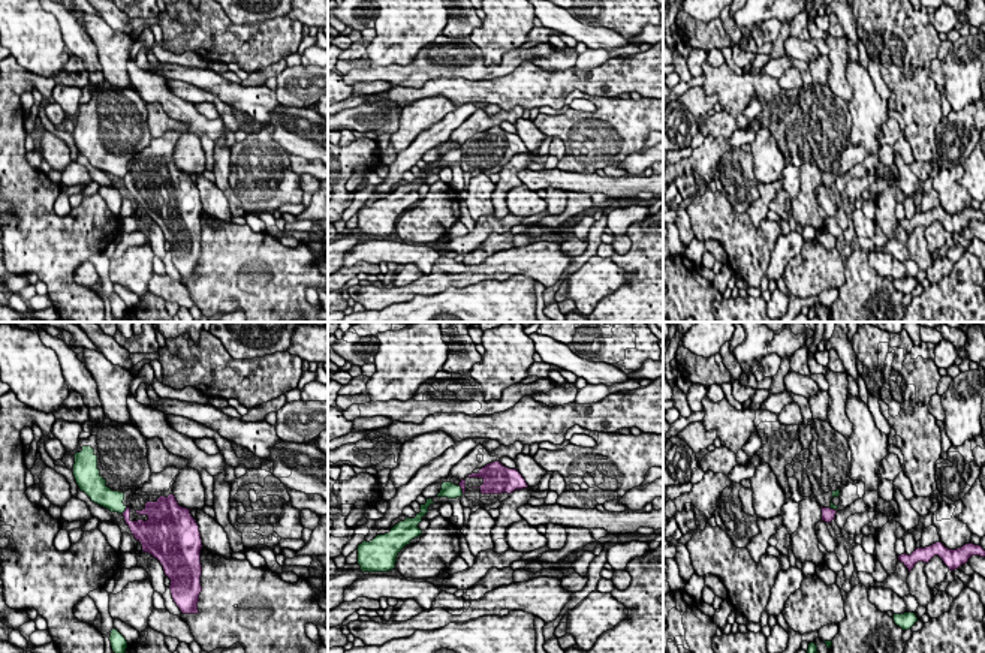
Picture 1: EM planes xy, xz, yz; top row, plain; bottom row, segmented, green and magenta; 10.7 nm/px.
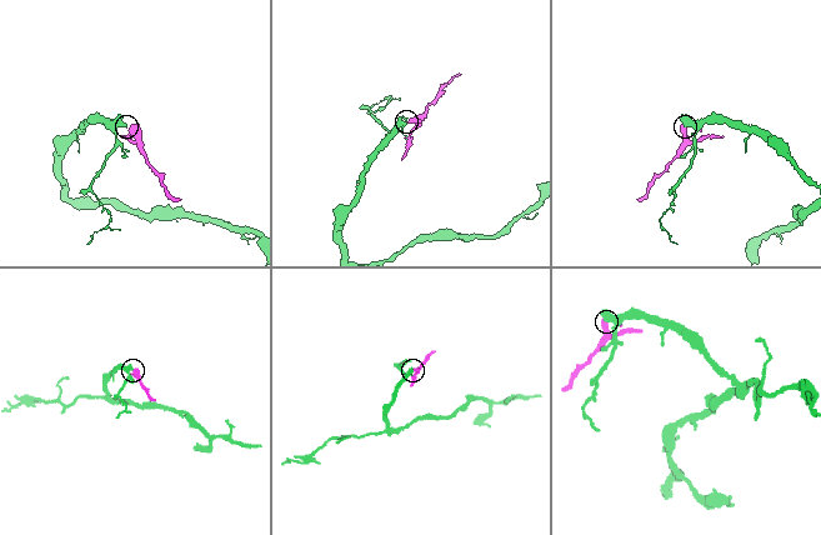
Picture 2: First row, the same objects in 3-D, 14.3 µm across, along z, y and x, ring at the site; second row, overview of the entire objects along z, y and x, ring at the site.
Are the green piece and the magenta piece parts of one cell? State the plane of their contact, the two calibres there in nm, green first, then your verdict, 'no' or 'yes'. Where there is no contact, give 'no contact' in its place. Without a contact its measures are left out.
xy | 220/170 nm | no

